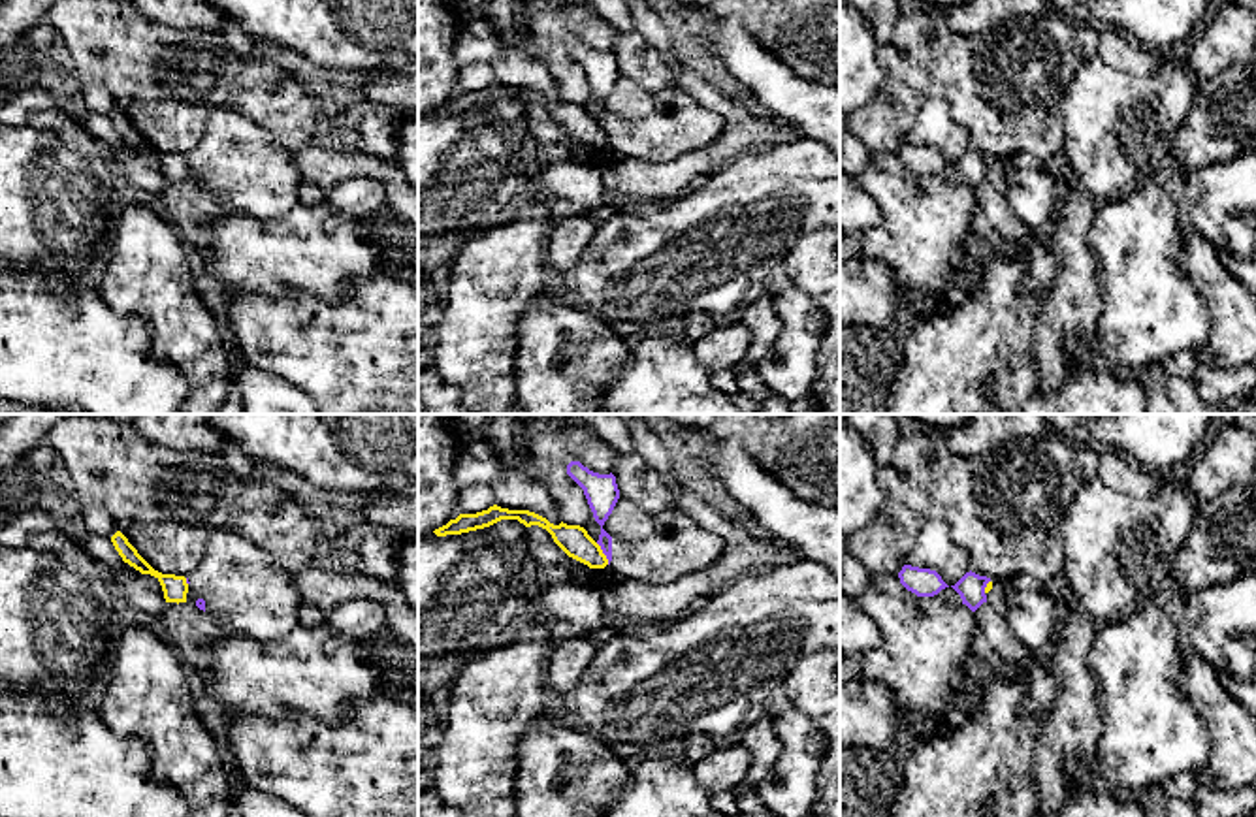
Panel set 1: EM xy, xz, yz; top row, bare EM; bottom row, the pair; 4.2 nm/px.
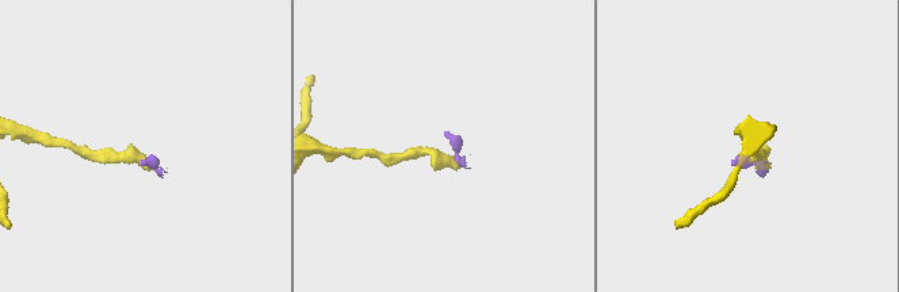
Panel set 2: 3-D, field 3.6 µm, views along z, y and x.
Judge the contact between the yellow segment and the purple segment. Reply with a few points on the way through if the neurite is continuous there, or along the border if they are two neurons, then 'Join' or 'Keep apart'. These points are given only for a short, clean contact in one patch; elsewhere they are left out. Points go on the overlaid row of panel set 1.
Boundary: xz (595, 543), (609, 563). Keep apart

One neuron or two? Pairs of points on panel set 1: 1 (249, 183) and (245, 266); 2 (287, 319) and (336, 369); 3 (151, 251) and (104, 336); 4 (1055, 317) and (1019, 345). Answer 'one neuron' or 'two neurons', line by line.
1: two neurons
2: one neuron
3: two neurons
4: two neurons

